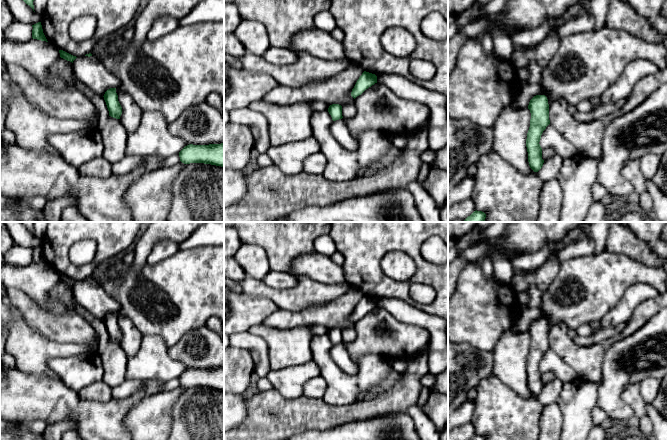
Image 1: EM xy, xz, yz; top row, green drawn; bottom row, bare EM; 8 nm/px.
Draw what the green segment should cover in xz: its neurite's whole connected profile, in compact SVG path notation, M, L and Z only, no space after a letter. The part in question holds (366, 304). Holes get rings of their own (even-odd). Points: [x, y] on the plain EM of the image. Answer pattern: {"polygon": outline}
{"polygon": "M364 295L352 313L351 320L355 323L375 307L377 307L377 300Z"}

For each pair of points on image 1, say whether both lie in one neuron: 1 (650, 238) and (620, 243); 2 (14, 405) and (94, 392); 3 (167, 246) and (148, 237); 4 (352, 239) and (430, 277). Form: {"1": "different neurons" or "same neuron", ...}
{"1": "different neurons", "2": "different neurons", "3": "different neurons", "4": "same neuron"}

